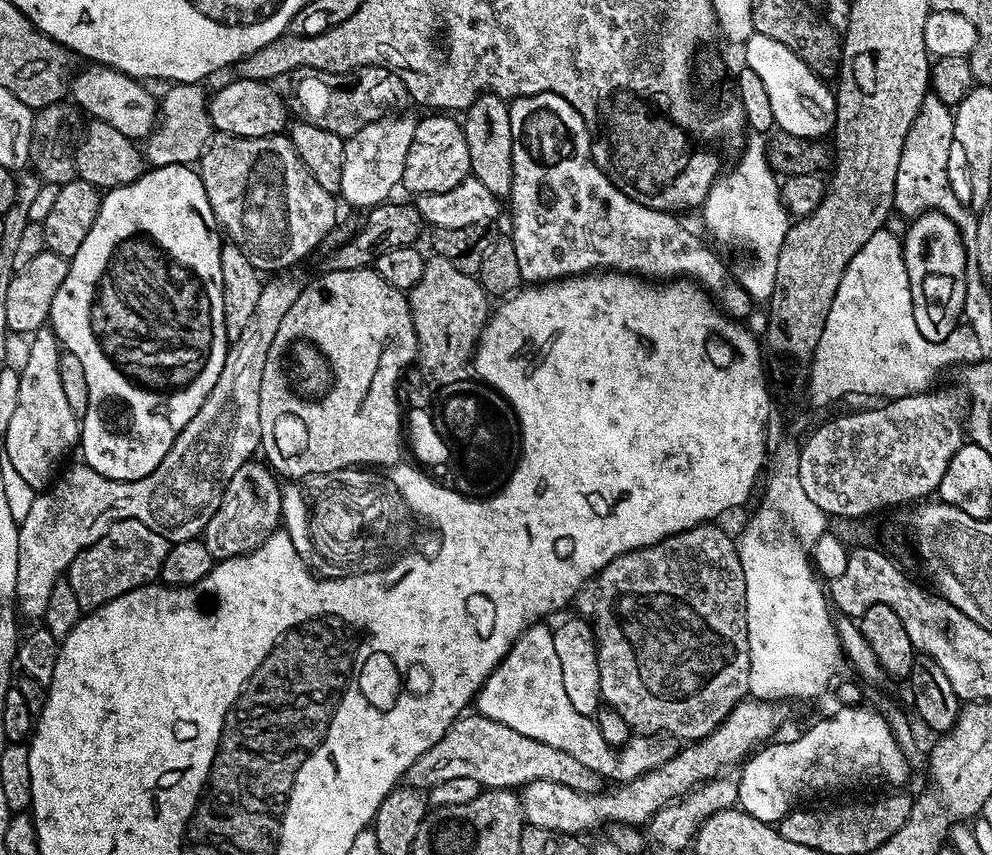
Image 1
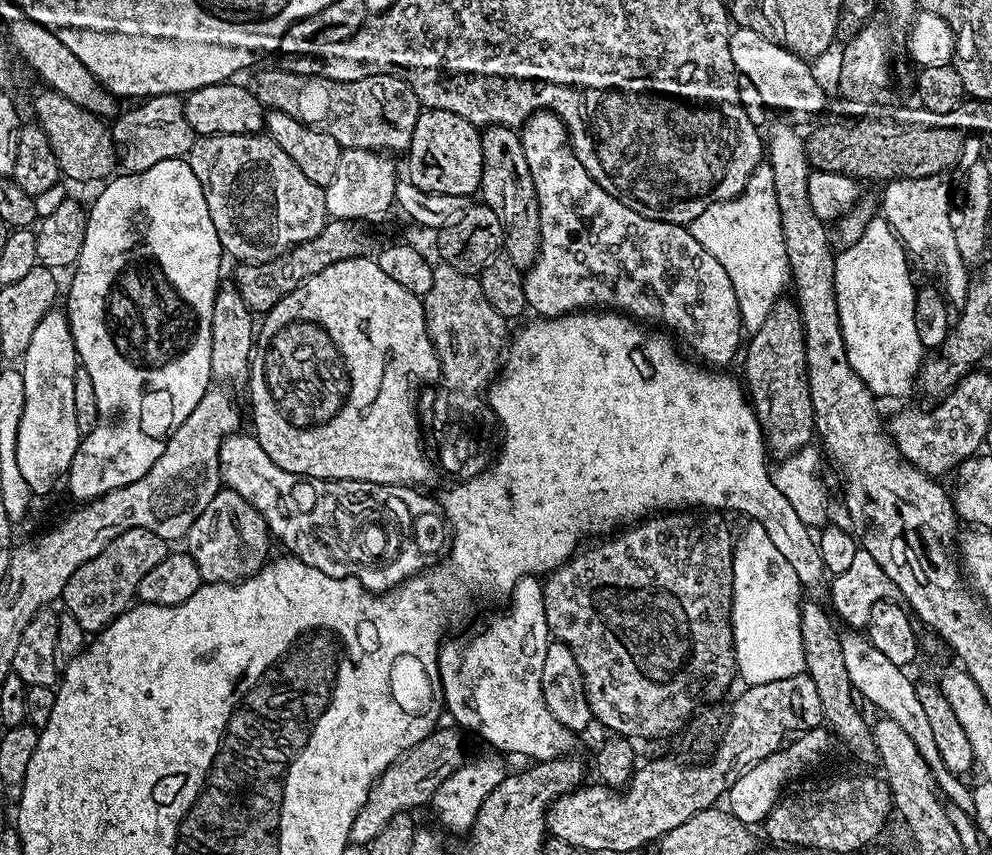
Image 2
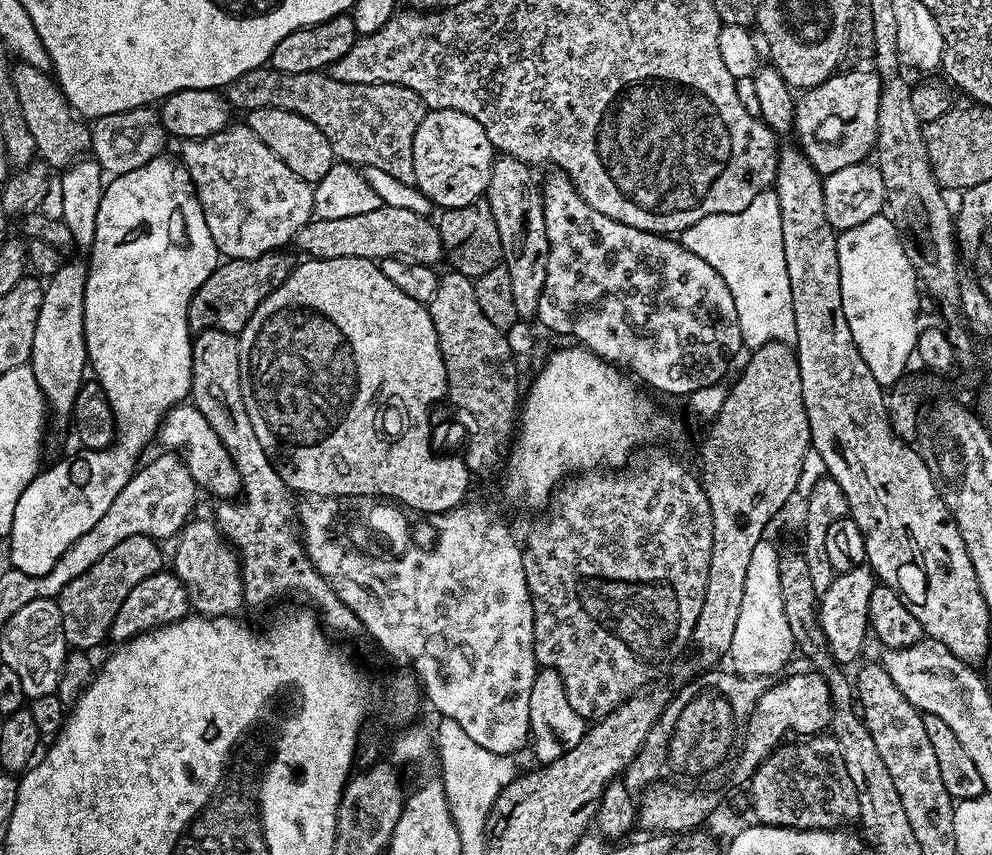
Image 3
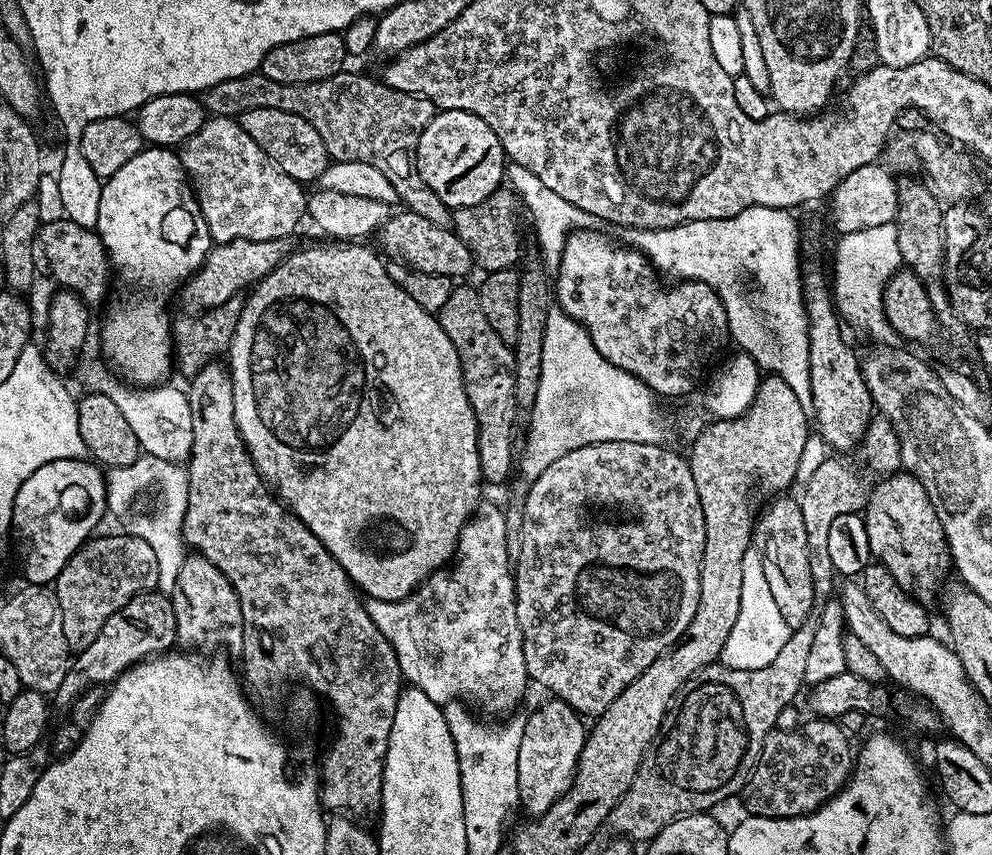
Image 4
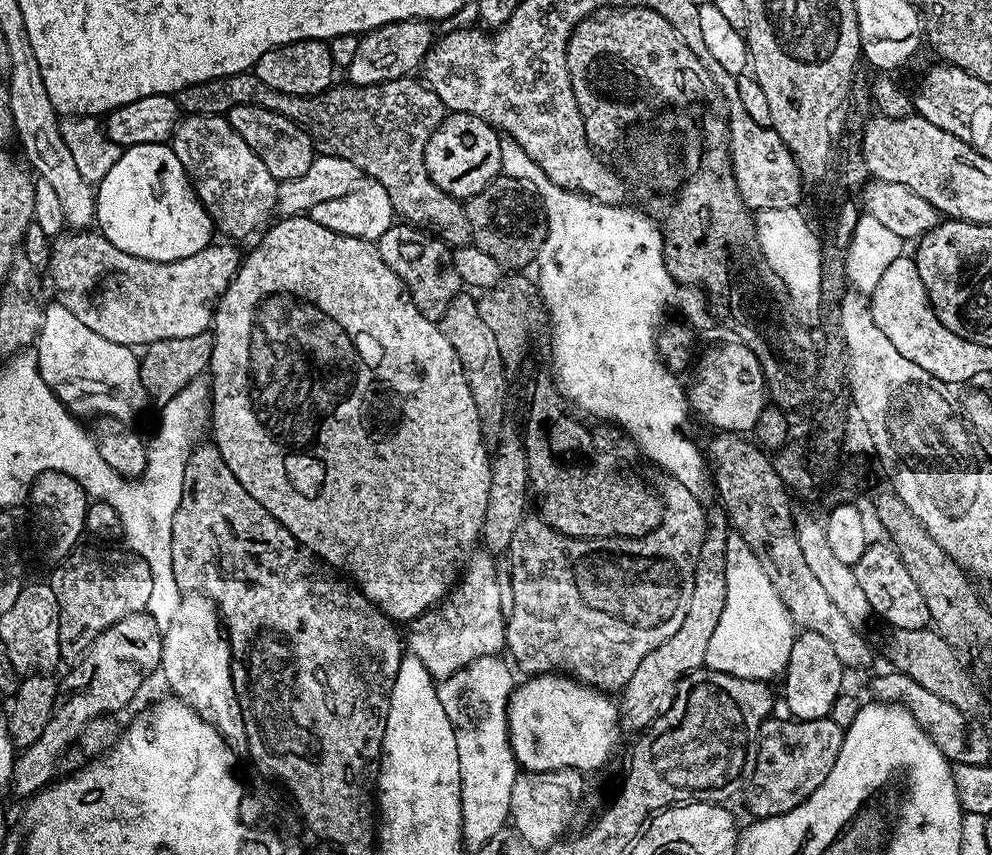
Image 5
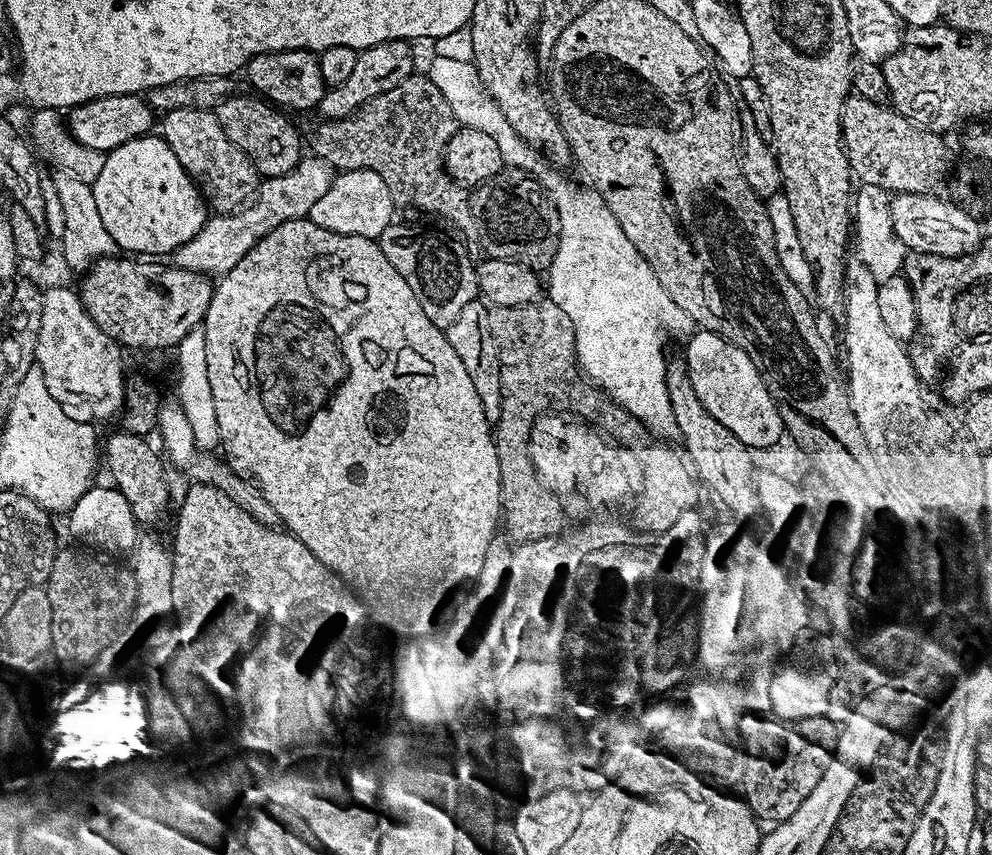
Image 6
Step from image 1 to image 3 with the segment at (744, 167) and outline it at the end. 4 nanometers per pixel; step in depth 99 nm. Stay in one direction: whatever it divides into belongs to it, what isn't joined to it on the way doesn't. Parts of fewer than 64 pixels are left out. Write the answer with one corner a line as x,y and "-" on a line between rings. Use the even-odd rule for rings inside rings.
773,189
758,193
746,210
734,214
710,214
702,218
702,222
694,222
694,226
679,233
678,239
686,250
698,254
702,262
710,262
710,266
722,274
726,286
730,286
745,349
761,348
770,342
791,345
795,341
794,306
790,298
790,274
786,274
786,254
782,245
781,210

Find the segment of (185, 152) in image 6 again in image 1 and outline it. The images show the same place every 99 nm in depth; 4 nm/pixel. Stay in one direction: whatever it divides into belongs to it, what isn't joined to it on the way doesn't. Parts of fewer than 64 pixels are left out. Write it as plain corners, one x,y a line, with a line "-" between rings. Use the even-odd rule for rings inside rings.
277,134
262,138
213,135
208,147
200,155
198,171
202,186
206,186
206,198
214,210
216,223
220,225
223,235
231,243
237,244
242,254
246,254
246,258
250,258
252,265
260,269
261,273
283,273
280,272
283,268
306,259
319,244
323,245
329,232
337,227
337,197
322,190
322,186
314,182
314,174
306,170
302,158
298,158
287,135

